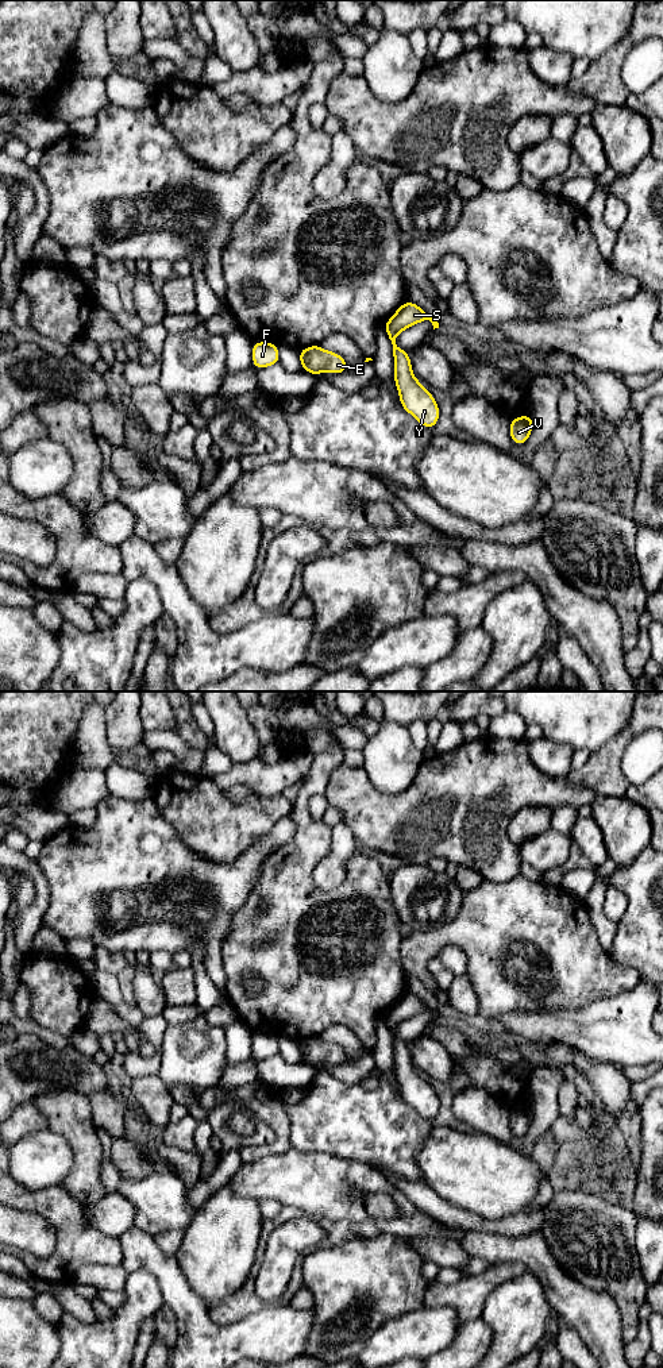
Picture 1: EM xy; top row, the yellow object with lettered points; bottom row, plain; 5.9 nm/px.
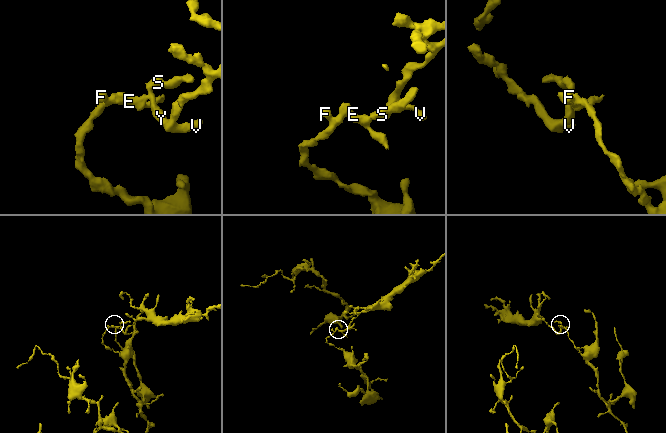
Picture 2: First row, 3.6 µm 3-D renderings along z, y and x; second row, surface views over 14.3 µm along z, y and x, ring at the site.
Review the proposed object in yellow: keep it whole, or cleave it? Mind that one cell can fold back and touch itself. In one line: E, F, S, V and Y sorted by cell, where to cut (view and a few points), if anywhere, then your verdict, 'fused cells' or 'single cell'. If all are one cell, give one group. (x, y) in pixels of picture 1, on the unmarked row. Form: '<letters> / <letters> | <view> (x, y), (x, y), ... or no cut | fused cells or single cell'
E S V Y / F | xy (304, 1040), (304, 1055), (301, 1058) | fused cells

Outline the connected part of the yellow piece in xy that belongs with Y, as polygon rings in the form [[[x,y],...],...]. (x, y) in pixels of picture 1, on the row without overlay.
[[[405,993],[390,1009],[390,1011],[383,1016],[383,1021],[393,1036],[394,1074],[400,1084],[401,1098],[421,1117],[432,1121],[440,1107],[437,1094],[413,1067],[409,1044],[401,1041],[396,1036],[396,1029],[401,1022],[424,1011],[429,1011],[433,1021],[439,1020],[439,1014],[419,997]]]

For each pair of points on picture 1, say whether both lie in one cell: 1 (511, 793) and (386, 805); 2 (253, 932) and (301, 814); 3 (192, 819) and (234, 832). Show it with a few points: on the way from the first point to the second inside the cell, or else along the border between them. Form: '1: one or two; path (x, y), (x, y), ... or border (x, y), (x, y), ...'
1: one; path (480, 793), (471, 793), (453, 805), (417, 805)
2: one; path (282, 902), (286, 873), (303, 852), (303, 844)
3: one; path (203, 819), (218, 828), (223, 828)

